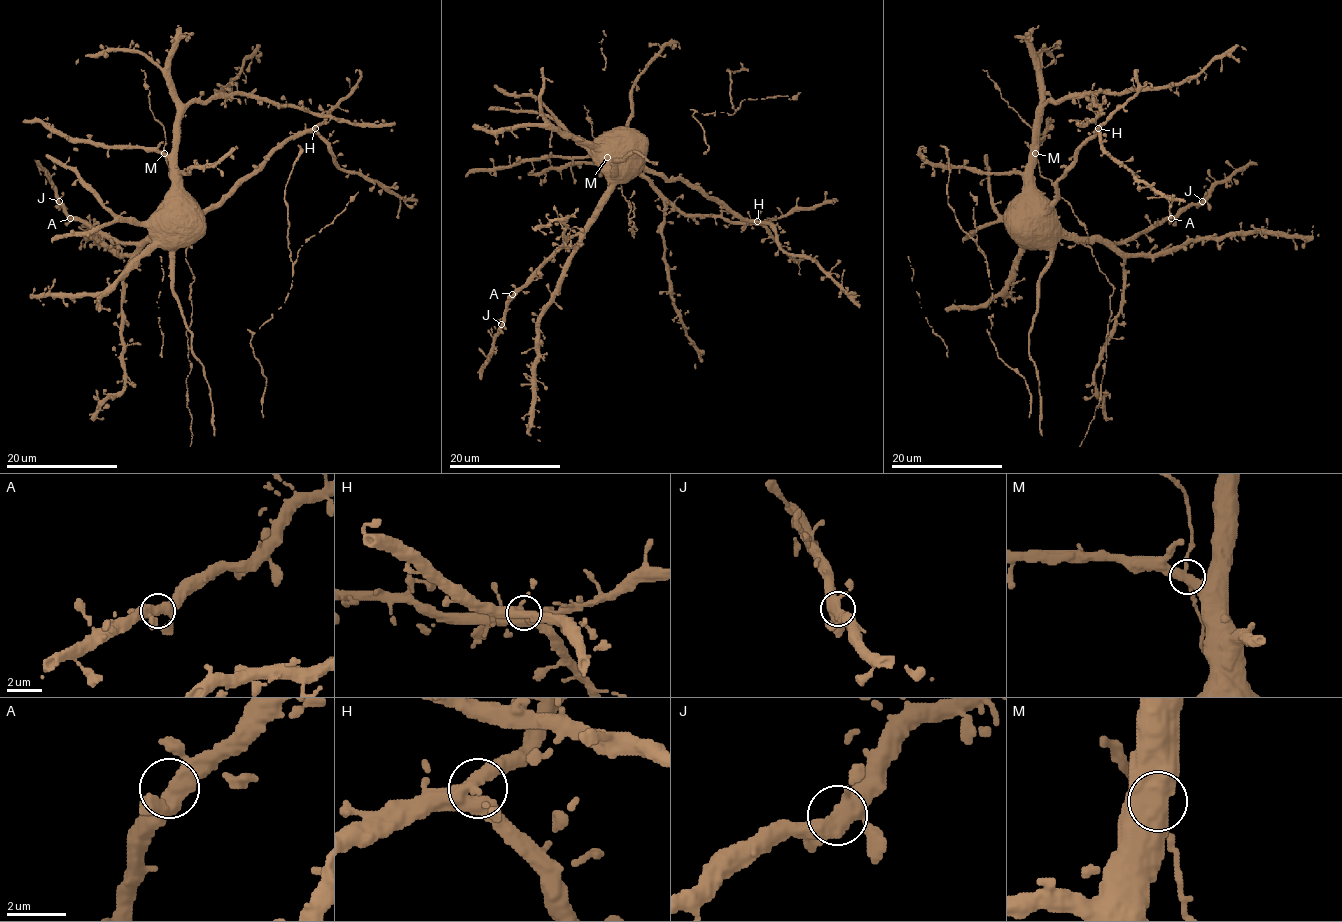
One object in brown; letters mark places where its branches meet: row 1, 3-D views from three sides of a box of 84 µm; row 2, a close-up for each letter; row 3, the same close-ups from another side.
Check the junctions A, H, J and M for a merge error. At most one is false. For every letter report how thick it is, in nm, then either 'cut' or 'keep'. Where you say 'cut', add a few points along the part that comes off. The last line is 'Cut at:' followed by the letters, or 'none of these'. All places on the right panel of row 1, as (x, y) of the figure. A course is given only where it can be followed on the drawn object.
A: 380 nm | keep
H: 360 nm | keep
J: 400 nm | keep
M: 380 nm | keep
Cut at: none of these

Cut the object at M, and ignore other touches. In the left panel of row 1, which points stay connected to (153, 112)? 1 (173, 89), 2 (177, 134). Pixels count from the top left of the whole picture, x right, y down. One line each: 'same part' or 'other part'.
1: other part
2: other part

